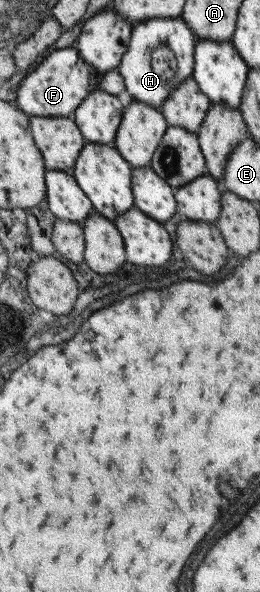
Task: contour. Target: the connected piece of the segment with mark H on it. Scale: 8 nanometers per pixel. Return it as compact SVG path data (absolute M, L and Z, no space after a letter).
M181 17L155 18L132 25L127 52L116 68L130 96L153 108L161 108L167 96L193 74L197 37Z

